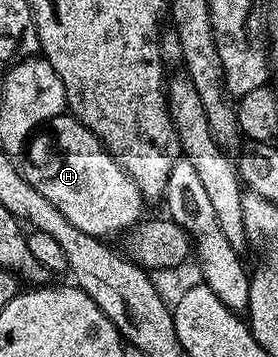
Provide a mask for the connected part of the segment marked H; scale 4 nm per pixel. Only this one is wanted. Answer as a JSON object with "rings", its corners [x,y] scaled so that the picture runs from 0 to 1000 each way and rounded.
{"rings":[[[263,322],[194,328],[162,356],[140,359],[86,420],[90,440],[94,465],[83,459],[72,482],[94,510],[129,524],[129,535],[144,535],[144,546],[158,546],[158,557],[173,557],[173,569],[187,569],[259,636],[288,636],[288,647],[335,664],[410,669],[396,664],[450,655],[514,616],[518,555],[482,504],[439,476],[432,457],[417,457],[356,384],[327,361],[302,359]]]}

